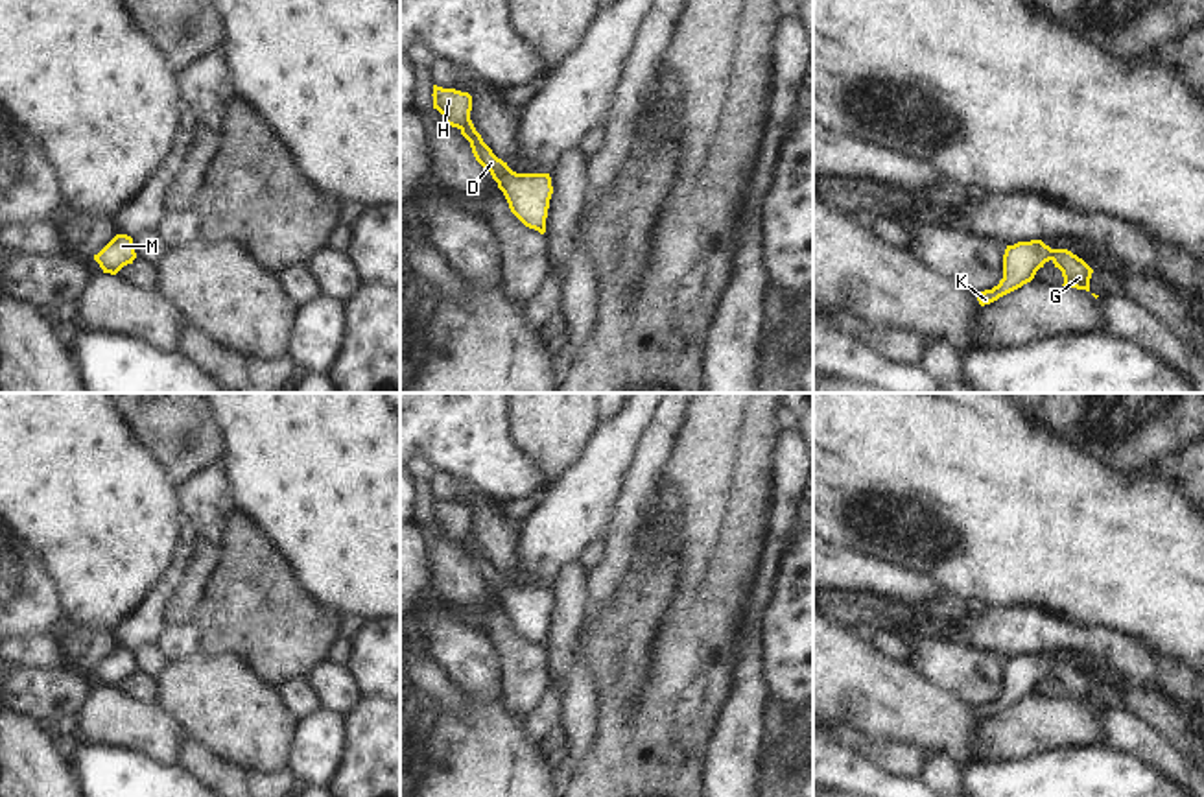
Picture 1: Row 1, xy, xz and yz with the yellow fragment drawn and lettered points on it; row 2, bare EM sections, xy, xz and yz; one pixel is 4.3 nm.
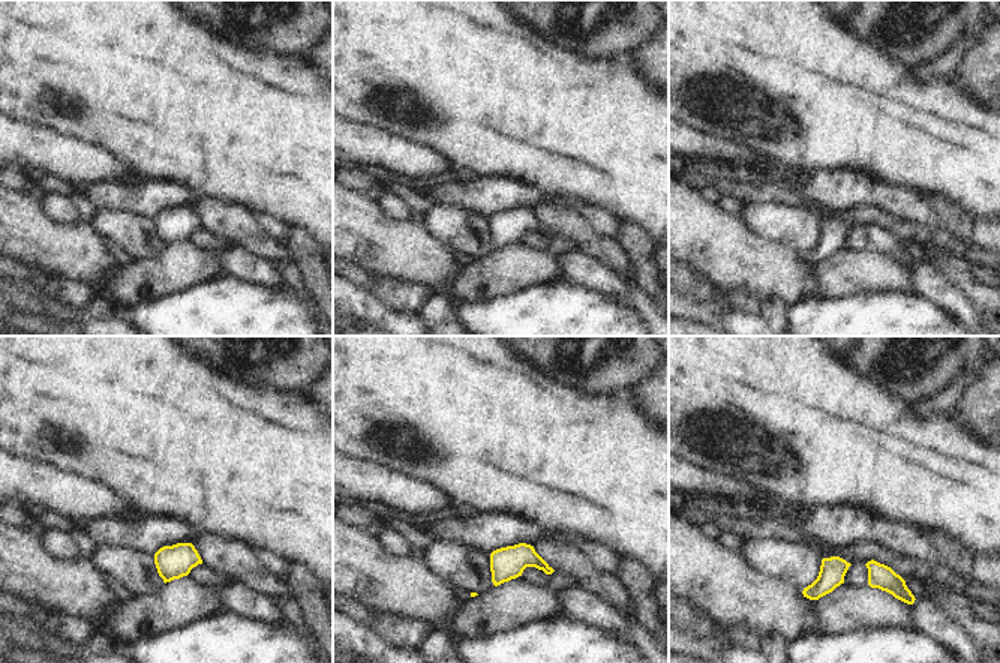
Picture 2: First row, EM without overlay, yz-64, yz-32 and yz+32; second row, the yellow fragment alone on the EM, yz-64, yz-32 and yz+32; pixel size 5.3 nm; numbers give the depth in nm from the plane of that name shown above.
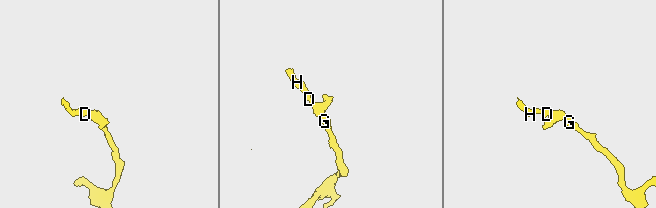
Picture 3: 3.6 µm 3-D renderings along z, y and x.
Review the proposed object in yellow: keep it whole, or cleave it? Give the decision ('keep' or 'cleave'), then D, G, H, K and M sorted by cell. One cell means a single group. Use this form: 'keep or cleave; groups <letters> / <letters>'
keep; groups D G H K M

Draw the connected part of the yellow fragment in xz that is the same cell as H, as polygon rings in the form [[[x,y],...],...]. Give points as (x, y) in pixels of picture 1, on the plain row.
[[[433,498],[433,522],[443,528],[443,533],[457,541],[470,555],[476,574],[487,581],[498,601],[503,605],[511,625],[529,642],[546,646],[546,631],[553,607],[549,587],[516,587],[507,576],[498,572],[476,544],[470,524],[472,509],[455,502]]]

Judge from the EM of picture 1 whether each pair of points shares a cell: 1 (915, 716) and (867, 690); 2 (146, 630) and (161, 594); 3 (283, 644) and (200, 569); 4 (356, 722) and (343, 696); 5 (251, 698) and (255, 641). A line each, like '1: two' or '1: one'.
1: one
2: one
3: two
4: two
5: two

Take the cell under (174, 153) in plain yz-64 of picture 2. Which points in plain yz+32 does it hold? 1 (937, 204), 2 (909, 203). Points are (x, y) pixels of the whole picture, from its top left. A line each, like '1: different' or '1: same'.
1: different
2: different

